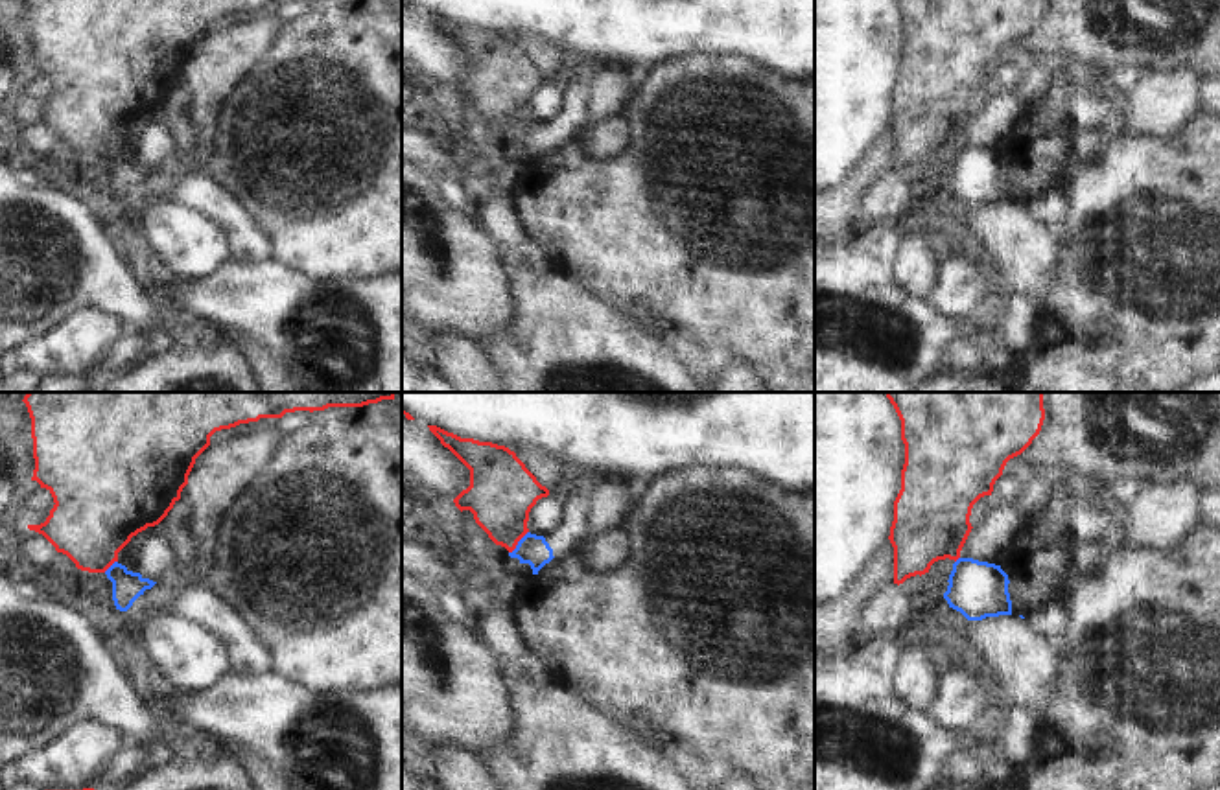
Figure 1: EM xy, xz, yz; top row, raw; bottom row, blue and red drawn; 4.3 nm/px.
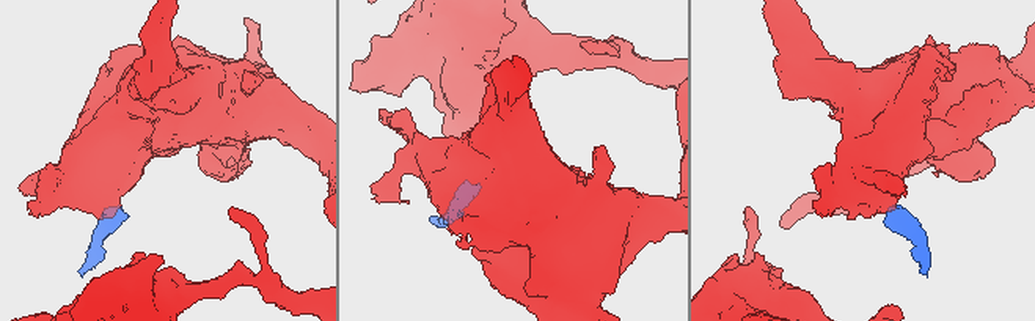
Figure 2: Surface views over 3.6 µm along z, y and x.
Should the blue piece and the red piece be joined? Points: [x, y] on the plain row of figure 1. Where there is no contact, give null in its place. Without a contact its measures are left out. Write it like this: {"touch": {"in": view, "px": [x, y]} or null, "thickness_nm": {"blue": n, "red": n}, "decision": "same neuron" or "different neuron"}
{"touch": {"in": "xz", "px": [518, 129]}, "thickness_nm": {"blue": 130, "red": 300}, "decision": "different neuron"}

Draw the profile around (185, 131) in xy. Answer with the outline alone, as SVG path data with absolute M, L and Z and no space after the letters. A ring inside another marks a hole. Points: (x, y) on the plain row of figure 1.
M175 116L171 127L177 138L179 155L182 158L190 158L197 147L197 129L192 122L192 116Z

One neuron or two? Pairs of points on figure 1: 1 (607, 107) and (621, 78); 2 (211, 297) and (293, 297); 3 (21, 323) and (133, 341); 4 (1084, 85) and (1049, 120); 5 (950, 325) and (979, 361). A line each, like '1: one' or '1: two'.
1: one
2: one
3: two
4: one
5: two

